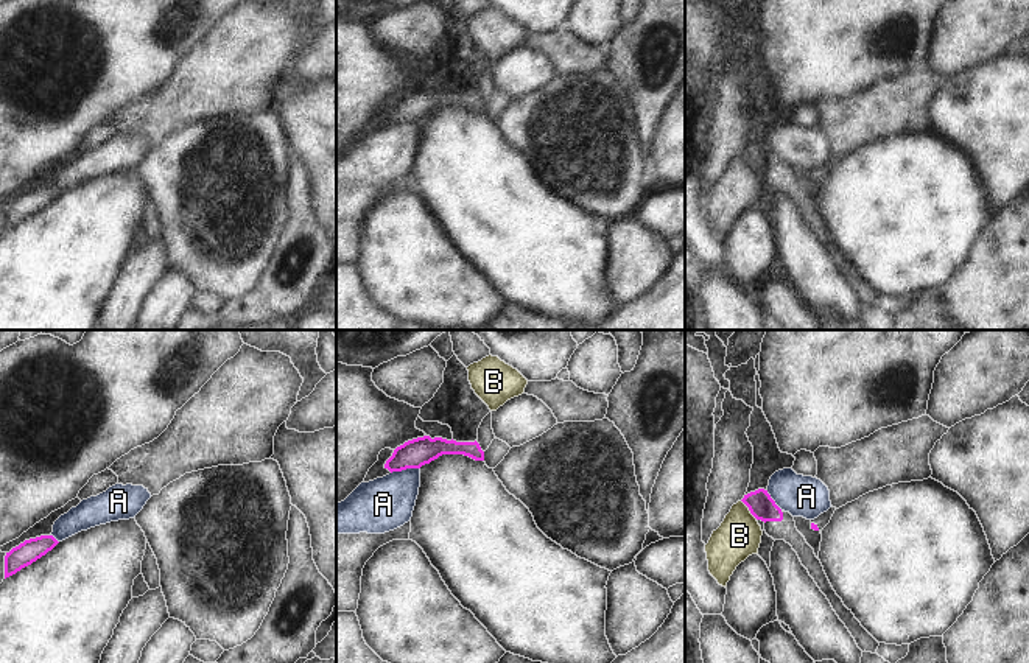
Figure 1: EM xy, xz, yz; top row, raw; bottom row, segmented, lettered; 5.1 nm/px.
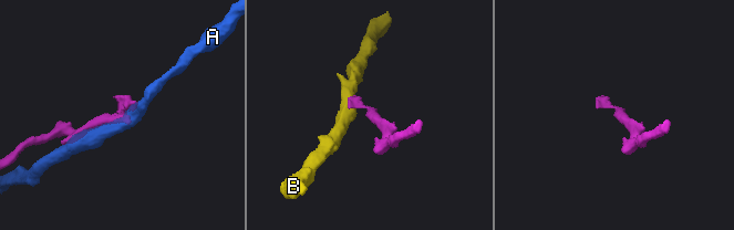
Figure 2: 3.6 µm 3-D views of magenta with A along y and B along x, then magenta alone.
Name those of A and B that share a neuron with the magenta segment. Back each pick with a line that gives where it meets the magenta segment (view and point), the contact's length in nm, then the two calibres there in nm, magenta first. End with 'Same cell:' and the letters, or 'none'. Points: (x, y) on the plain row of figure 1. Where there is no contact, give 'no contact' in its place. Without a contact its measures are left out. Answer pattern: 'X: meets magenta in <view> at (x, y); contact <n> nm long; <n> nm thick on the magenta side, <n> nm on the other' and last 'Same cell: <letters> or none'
Same cell: none

